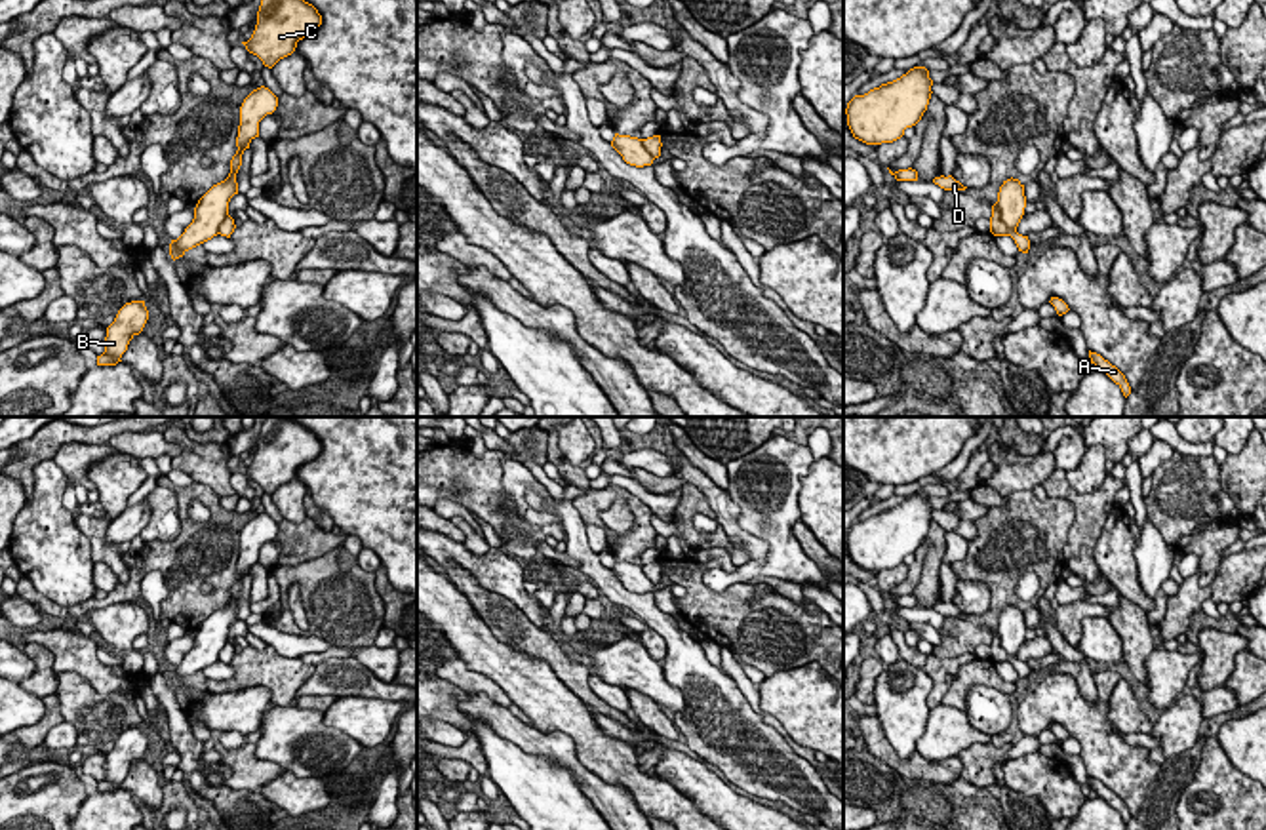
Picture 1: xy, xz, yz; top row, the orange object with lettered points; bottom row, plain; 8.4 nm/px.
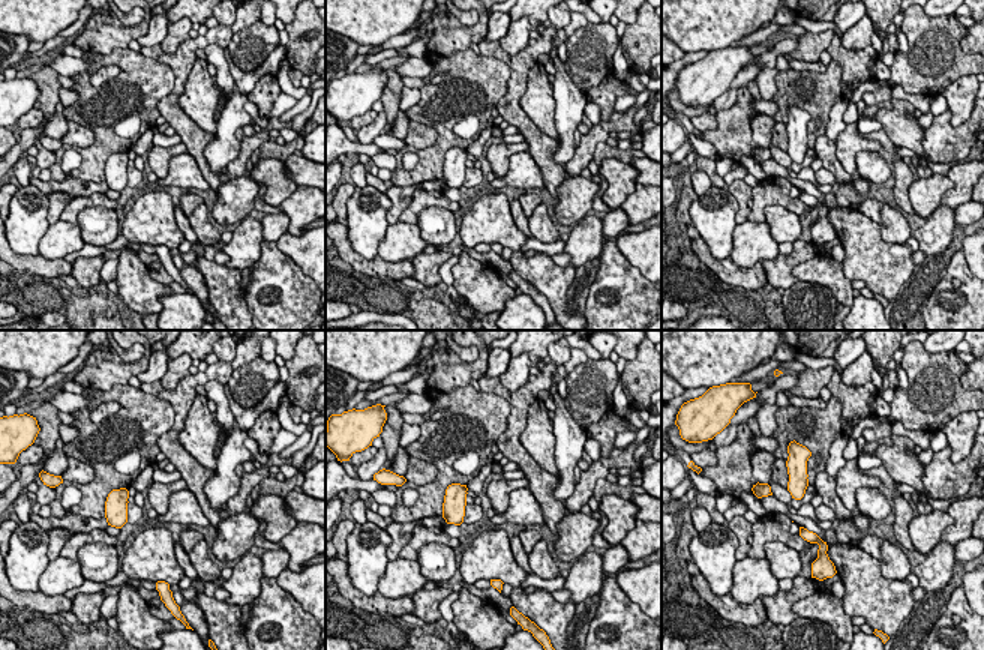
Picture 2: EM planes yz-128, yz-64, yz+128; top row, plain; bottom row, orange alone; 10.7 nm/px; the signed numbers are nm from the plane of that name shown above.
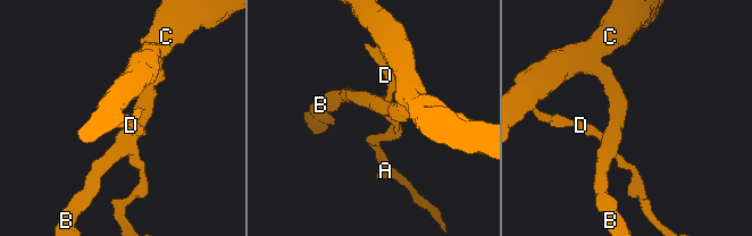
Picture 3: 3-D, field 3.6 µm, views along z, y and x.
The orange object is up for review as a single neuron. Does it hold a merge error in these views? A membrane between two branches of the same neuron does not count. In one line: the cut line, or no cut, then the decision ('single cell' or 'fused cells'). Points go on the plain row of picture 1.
cut yz (996, 629), (1002, 646), (1015, 657); fused cells

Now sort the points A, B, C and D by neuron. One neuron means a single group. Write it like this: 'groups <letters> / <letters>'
groups A D / B C

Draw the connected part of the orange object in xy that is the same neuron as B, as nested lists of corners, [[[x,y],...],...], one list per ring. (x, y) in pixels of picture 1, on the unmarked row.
[[[145,727],[126,729],[114,748],[107,754],[105,779],[97,782],[97,792],[116,792],[128,777],[129,767],[139,761],[148,746]]]

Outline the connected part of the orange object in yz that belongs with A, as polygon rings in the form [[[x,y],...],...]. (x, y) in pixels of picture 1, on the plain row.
[[[1089,777],[1089,784],[1091,784],[1091,790],[1095,790],[1098,794],[1098,798],[1106,800],[1121,815],[1125,824],[1131,820],[1131,813],[1129,813],[1125,801],[1116,792],[1112,792],[1100,781],[1091,779],[1091,777]]]

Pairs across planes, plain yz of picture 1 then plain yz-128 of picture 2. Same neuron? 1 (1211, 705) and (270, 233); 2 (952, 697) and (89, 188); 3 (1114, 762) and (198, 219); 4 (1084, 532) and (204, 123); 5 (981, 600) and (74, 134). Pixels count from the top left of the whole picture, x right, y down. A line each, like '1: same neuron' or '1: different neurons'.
1: same neuron
2: different neurons
3: different neurons
4: different neurons
5: same neuron

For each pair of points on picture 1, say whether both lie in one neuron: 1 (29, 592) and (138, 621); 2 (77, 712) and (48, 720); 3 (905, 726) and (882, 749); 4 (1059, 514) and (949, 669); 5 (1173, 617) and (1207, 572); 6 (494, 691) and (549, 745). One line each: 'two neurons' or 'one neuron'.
1: two neurons
2: two neurons
3: two neurons
4: two neurons
5: two neurons
6: two neurons

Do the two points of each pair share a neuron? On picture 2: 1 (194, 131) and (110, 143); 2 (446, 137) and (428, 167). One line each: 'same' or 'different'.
1: different
2: same

